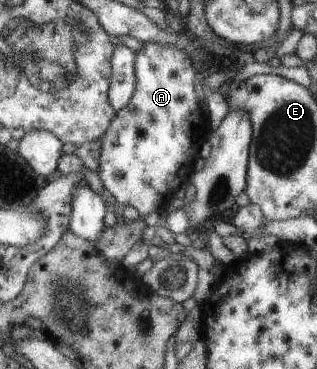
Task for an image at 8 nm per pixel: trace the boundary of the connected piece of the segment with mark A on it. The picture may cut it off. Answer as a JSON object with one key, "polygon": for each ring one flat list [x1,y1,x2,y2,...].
{"polygon":[[144,43,143,48,136,52,134,67,136,89,132,99,124,109,116,112,110,127,100,137,102,153,98,172,103,187,110,191,121,206,132,205,139,211,140,217,151,221,163,216,176,191,185,186,195,172,194,163,199,158,200,146,208,140,210,127,207,114,198,107,195,67,184,51,174,45]]}

